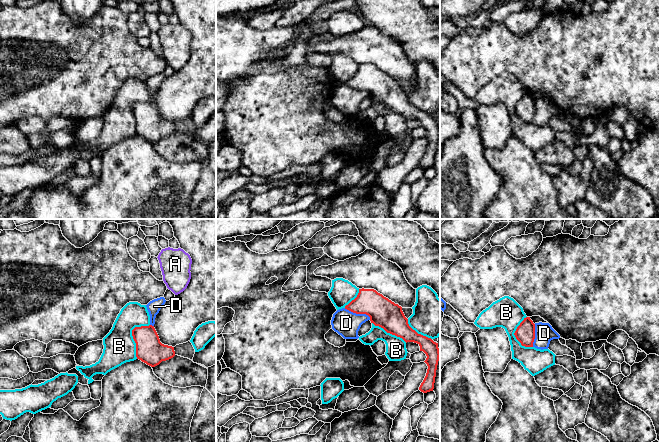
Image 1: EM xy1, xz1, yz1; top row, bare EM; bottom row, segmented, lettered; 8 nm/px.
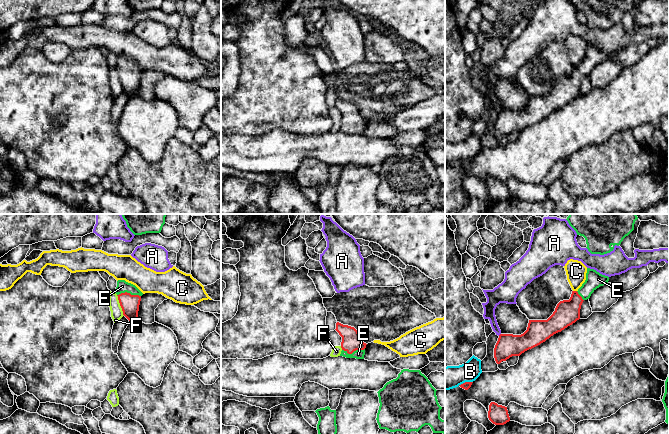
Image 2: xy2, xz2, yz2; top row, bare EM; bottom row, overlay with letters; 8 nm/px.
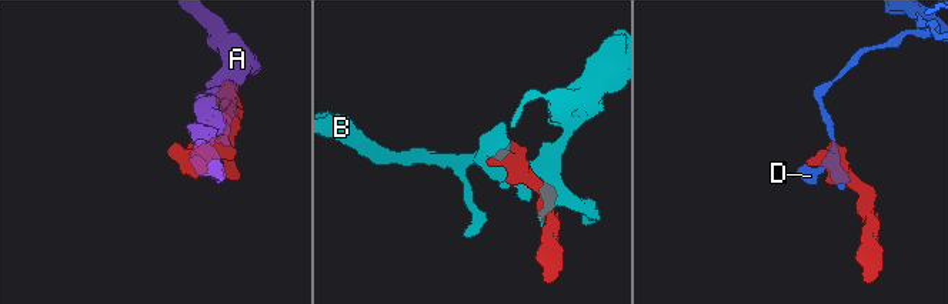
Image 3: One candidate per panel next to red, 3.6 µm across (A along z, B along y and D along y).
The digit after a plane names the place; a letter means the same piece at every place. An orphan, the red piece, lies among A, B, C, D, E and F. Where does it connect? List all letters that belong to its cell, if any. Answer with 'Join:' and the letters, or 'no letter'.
Join: E

